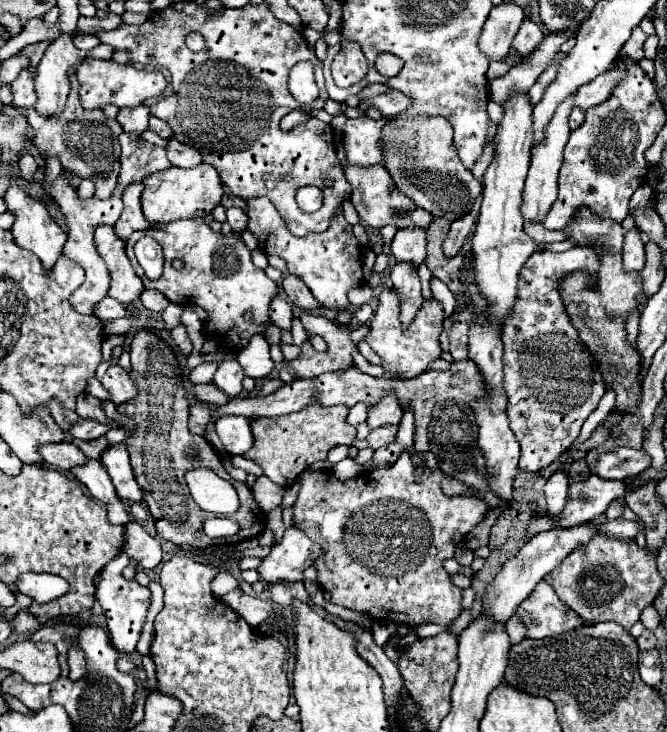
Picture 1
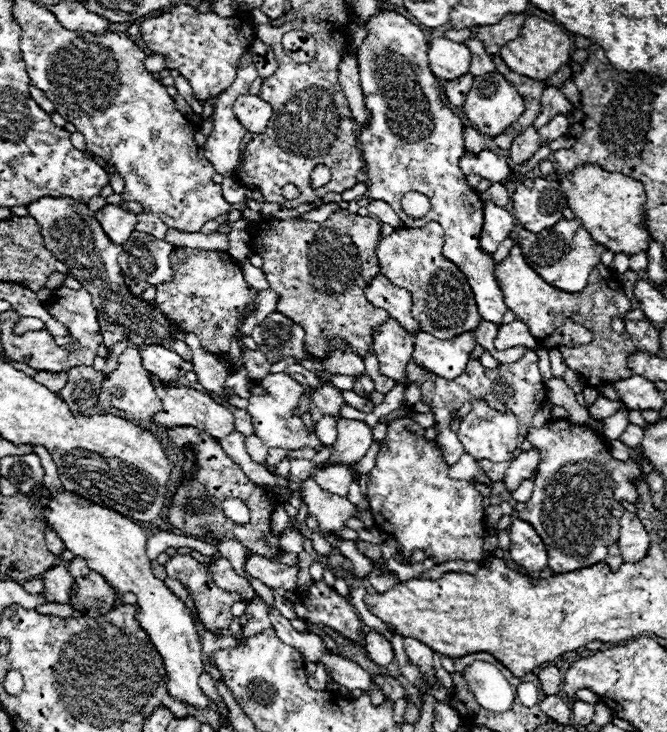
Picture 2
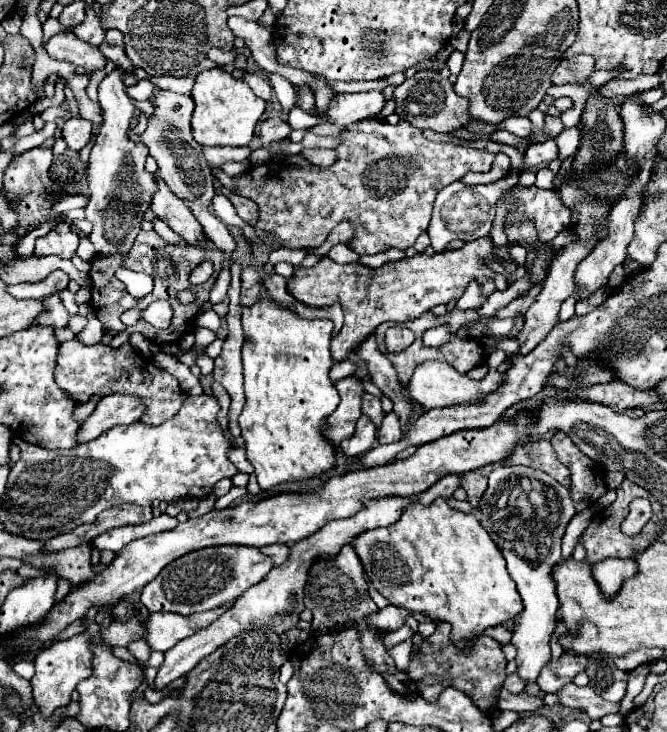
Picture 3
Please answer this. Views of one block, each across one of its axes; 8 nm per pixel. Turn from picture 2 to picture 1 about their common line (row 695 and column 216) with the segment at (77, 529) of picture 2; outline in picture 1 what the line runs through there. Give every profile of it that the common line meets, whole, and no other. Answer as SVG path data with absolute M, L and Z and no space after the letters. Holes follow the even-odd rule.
M198 164L194 168L168 168L166 172L152 174L144 180L142 192L142 212L148 222L166 224L178 218L198 218L212 212L216 204L220 204L224 186L218 178L218 170L208 164Z

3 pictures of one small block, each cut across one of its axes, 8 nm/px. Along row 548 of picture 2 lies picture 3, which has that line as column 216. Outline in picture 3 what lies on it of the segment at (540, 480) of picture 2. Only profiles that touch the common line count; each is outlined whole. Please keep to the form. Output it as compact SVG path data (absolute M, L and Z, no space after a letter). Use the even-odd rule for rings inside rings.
M220 546L220 548L202 548L184 558L168 564L158 578L148 582L142 590L142 604L154 612L174 612L190 616L196 612L206 612L218 606L224 606L240 598L250 586L258 584L272 570L272 562L258 548L250 546Z

